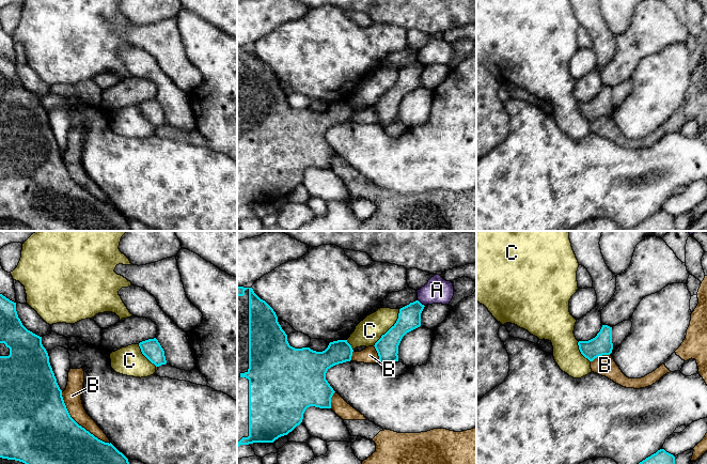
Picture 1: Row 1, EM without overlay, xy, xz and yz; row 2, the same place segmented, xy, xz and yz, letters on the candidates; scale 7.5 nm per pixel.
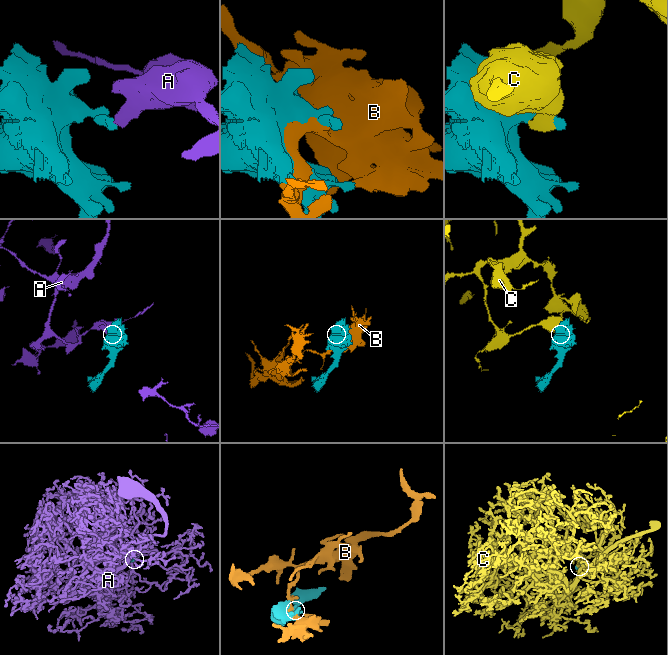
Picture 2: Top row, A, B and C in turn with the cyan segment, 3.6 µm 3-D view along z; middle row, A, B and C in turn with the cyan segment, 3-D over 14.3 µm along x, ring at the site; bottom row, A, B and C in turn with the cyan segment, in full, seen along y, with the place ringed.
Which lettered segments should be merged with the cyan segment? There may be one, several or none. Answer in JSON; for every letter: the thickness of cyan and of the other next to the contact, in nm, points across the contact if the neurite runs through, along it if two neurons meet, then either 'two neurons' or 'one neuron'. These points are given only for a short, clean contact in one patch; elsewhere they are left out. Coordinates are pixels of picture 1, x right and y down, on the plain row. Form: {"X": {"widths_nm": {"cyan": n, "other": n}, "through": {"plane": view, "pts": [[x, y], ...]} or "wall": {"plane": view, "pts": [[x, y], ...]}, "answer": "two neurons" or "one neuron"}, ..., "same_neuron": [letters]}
{"A": {"widths_nm": {"cyan": 180, "other": 190}, "wall": {"plane": "xz", "pts": [[418, 60], [424, 66]]}, "answer": "two neurons"}, "B": {"widths_nm": {"cyan": 500, "other": 140}, "answer": "two neurons"}, "C": {"widths_nm": {"cyan": 180, "other": 190}, "answer": "two neurons"}, "same_neuron": []}

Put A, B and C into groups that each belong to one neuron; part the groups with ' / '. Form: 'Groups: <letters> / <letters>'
Groups: A / B / C

